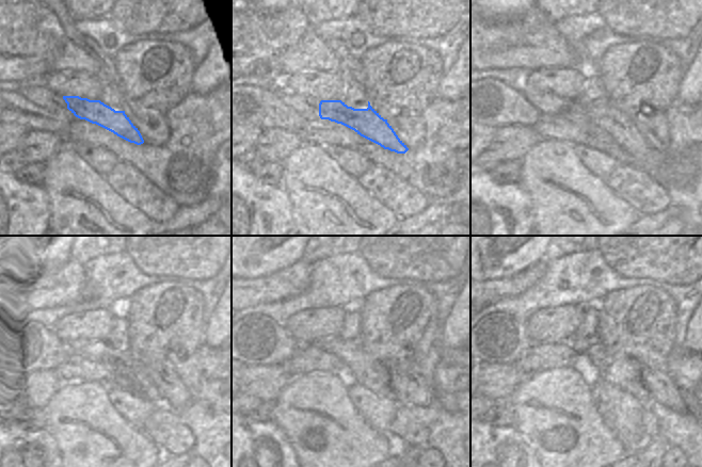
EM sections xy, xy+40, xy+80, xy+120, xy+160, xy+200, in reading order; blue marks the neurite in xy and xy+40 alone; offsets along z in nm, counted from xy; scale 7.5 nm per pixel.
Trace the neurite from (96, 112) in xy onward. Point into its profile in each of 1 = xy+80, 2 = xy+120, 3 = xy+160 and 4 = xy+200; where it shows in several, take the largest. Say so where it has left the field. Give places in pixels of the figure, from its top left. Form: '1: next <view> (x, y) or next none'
1: next xy+80 (621, 128)
2: next xy+120 (159, 383)
3: next xy+160 (410, 388)
4: next xy+200 (663, 389)

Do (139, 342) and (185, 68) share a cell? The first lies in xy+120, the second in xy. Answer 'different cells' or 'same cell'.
same cell

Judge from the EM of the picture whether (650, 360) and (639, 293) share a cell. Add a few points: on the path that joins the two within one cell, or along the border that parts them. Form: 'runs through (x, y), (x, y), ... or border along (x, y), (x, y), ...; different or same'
runs through (650, 343), (650, 339), (642, 325), (641, 310); same

